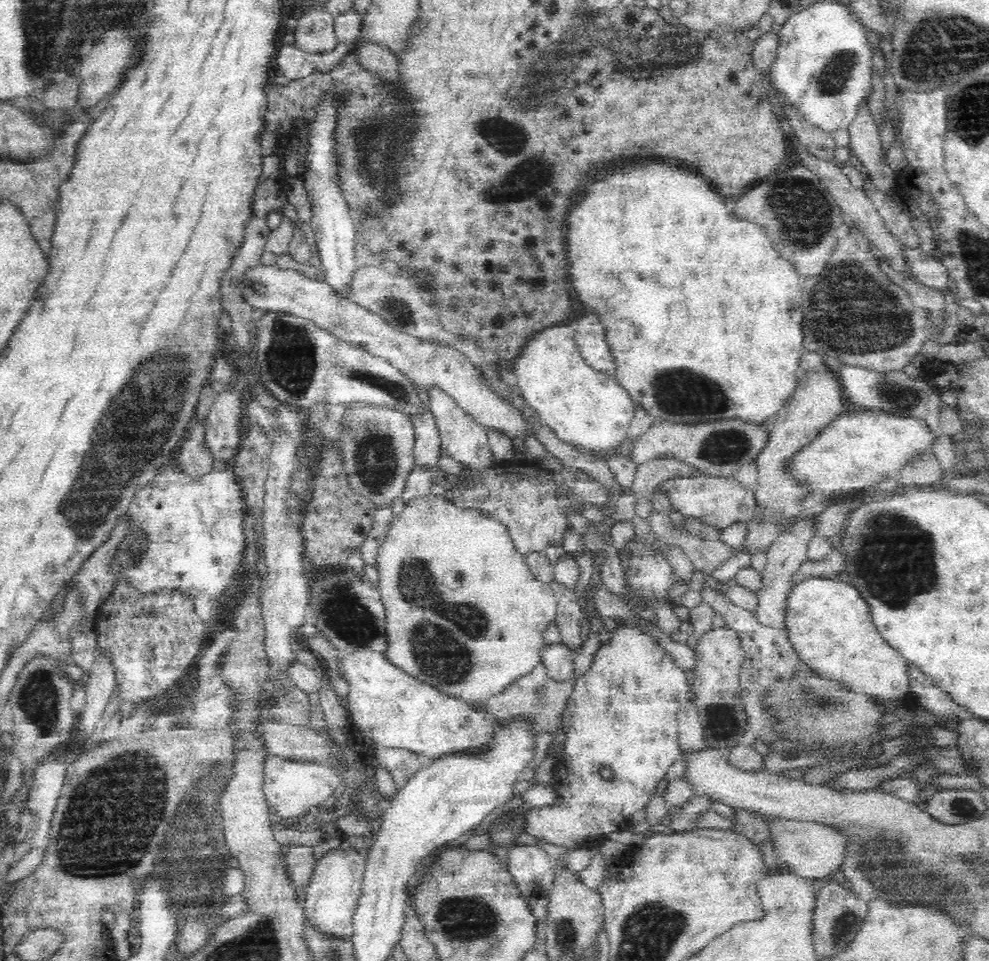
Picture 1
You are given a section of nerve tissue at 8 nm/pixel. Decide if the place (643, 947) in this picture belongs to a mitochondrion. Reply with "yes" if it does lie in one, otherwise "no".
yes

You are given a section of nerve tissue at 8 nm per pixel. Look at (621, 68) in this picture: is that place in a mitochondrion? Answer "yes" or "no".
no

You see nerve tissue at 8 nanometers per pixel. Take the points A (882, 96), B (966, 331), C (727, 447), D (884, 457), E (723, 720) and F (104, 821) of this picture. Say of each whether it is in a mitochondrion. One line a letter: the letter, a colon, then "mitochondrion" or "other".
A: other
B: other
C: mitochondrion
D: other
E: mitochondrion
F: mitochondrion

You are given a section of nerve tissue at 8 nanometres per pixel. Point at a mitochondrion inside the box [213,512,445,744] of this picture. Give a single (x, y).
(342, 609)

